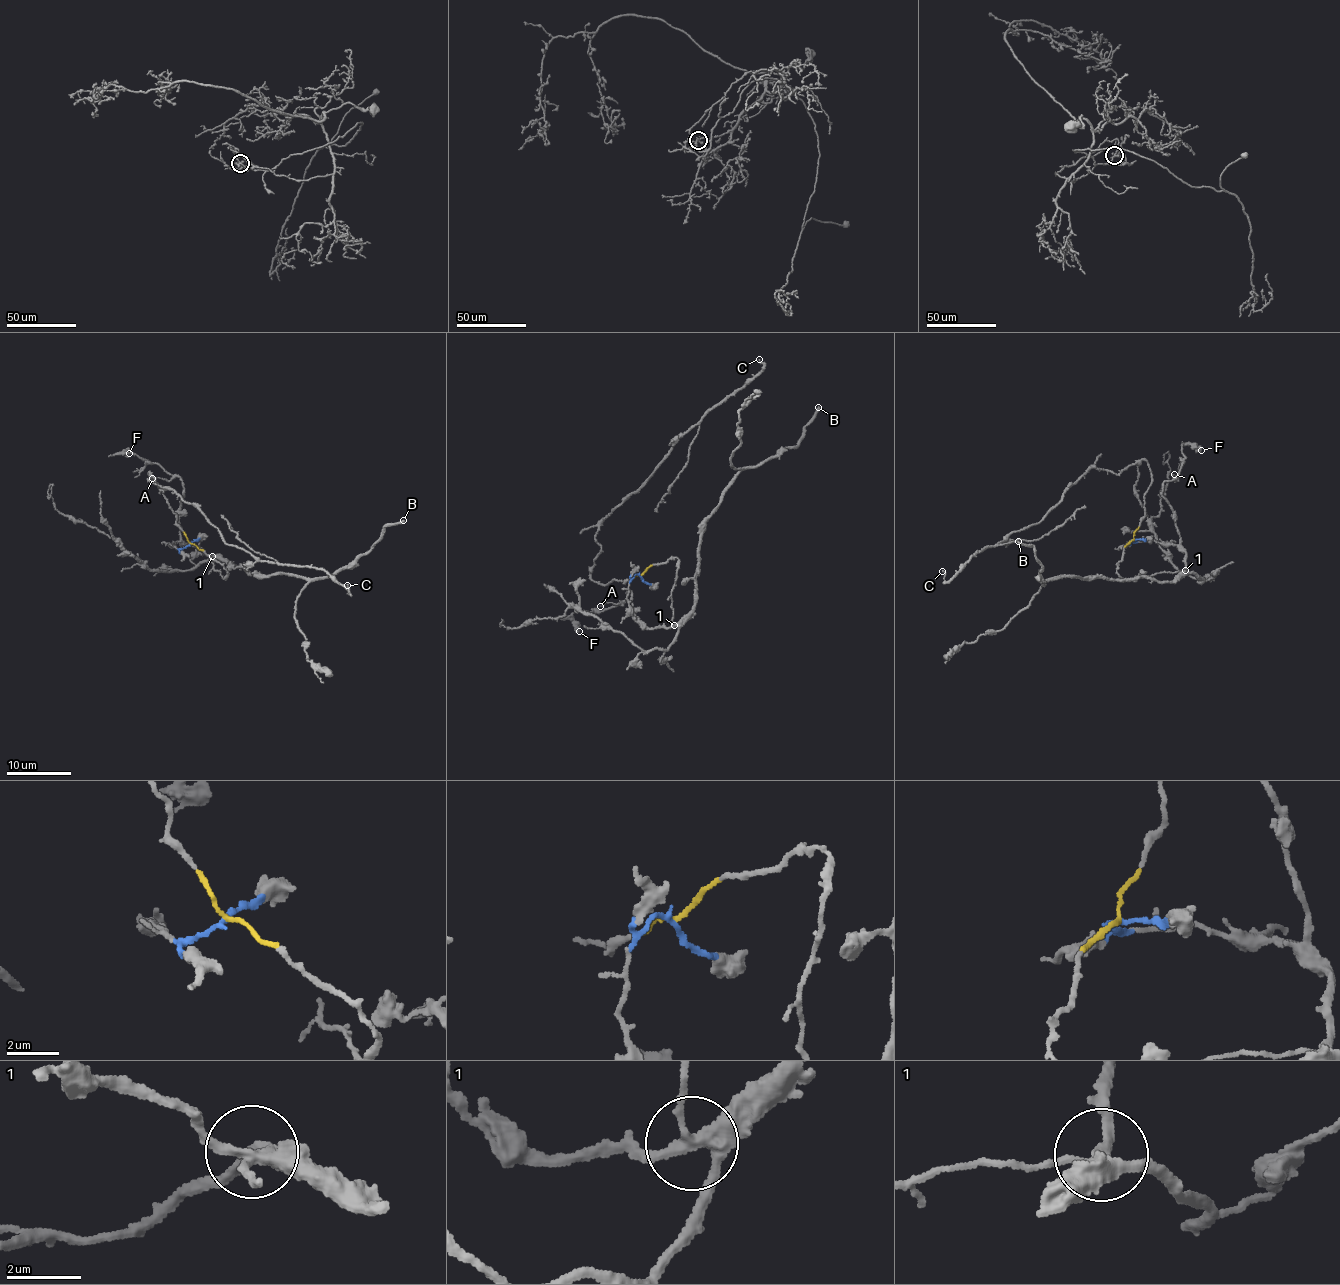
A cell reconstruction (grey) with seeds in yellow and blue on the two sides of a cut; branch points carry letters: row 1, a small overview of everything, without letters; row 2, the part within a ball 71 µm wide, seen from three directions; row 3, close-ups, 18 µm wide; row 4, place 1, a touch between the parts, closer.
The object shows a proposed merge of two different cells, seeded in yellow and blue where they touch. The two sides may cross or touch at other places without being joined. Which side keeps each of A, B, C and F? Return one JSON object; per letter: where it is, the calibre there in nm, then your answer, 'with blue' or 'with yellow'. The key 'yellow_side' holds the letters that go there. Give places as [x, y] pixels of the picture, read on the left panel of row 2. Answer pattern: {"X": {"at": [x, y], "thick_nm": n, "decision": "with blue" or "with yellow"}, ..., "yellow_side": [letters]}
{"A": {"at": [152, 478], "thick_nm": 100, "decision": "with blue"}, "B": {"at": [403, 520], "thick_nm": 300, "decision": "with blue"}, "C": {"at": [347, 585], "thick_nm": 120, "decision": "with yellow"}, "F": {"at": [129, 453], "thick_nm": 600, "decision": "with blue"}, "yellow_side": ["C"]}

